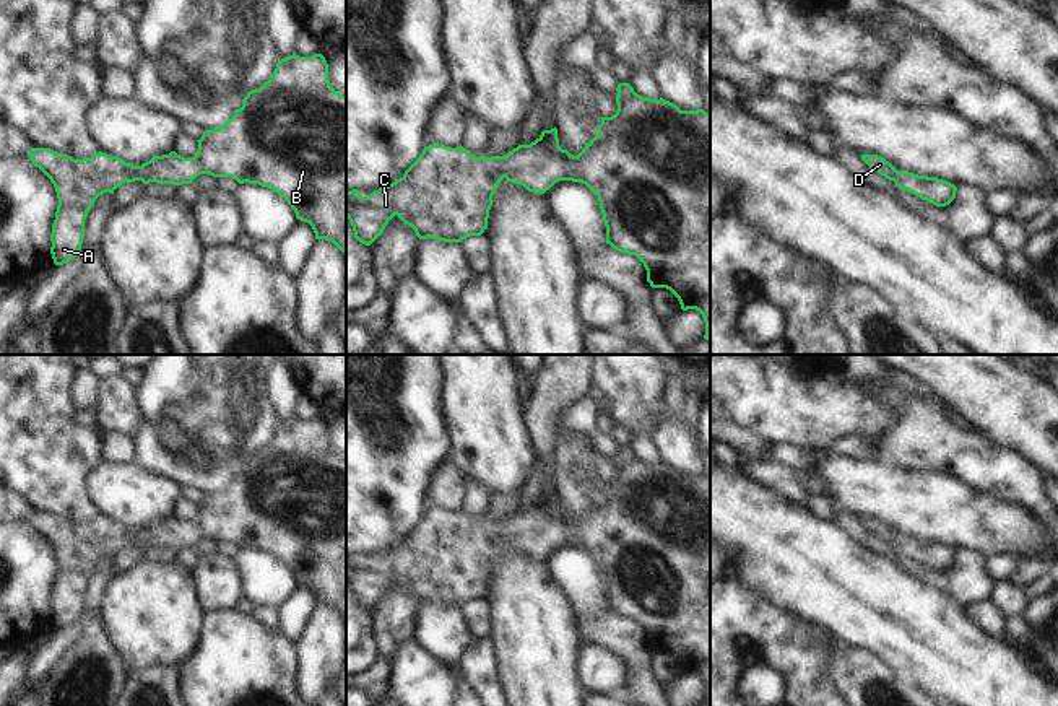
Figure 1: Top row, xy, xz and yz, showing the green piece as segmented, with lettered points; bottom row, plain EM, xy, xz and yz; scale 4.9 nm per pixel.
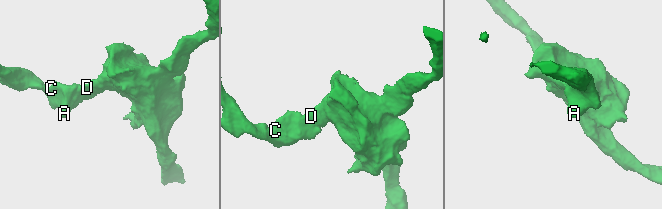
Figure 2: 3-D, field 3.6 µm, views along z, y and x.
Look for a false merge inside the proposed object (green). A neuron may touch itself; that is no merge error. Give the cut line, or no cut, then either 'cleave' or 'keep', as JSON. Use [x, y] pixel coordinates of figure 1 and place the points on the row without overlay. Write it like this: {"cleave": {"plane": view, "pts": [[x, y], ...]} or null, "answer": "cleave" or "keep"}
{"cleave": null, "answer": "keep"}

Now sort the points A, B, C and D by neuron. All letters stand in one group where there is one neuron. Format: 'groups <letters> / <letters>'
groups A B C D

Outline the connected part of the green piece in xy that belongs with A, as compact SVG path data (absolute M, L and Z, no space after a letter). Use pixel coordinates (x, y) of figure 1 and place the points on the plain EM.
M322 418L278 425L268 446L252 454L242 472L219 493L205 495L193 522L176 516L153 521L141 530L125 527L102 516L91 522L73 524L50 512L31 512L29 524L54 548L59 569L52 589L50 618L55 630L75 623L85 604L85 584L96 563L114 558L125 547L192 548L200 538L232 542L239 548L273 553L296 577L312 591L315 604L332 605L346 615L346 460L330 451L328 428Z

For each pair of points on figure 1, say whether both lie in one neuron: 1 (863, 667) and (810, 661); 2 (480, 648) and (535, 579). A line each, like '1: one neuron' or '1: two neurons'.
1: two neurons
2: two neurons

